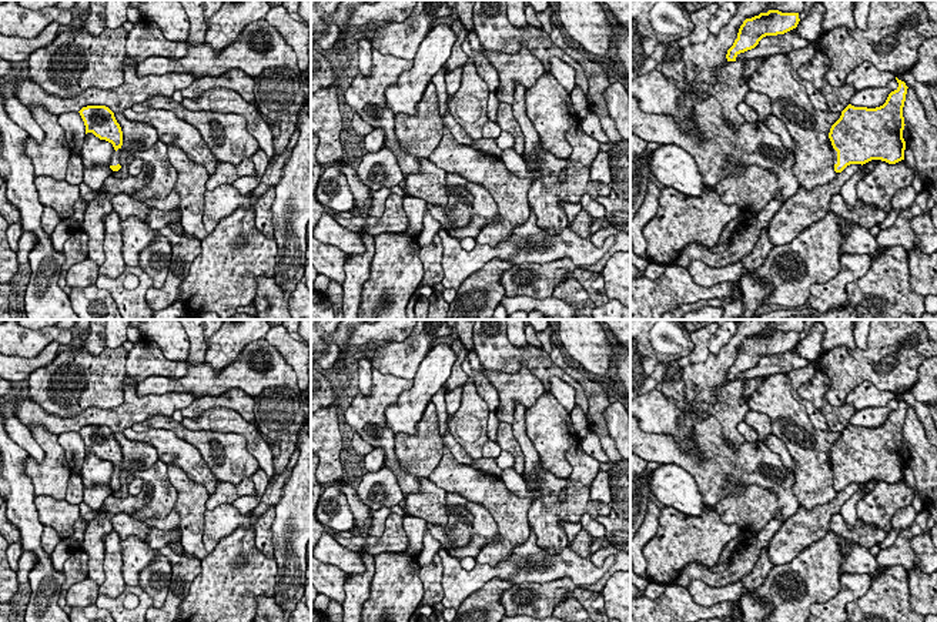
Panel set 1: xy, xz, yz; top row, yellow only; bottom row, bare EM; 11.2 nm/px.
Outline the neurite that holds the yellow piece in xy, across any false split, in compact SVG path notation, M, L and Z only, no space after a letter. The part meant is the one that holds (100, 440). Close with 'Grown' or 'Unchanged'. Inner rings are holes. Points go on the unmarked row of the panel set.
M87 425L83 427L80 435L86 445L86 454L93 452L100 459L106 459L113 464L114 472L110 479L110 488L118 491L120 471L123 465L123 451L117 442L114 432L106 425Z. Grown

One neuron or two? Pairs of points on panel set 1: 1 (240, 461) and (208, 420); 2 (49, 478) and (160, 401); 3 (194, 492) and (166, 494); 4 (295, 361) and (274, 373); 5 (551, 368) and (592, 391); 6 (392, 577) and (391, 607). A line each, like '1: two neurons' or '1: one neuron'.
1: two neurons
2: two neurons
3: two neurons
4: two neurons
5: two neurons
6: one neuron

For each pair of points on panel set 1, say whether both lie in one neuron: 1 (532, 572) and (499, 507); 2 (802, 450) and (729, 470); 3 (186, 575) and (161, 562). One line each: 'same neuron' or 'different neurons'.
1: different neurons
2: different neurons
3: different neurons

